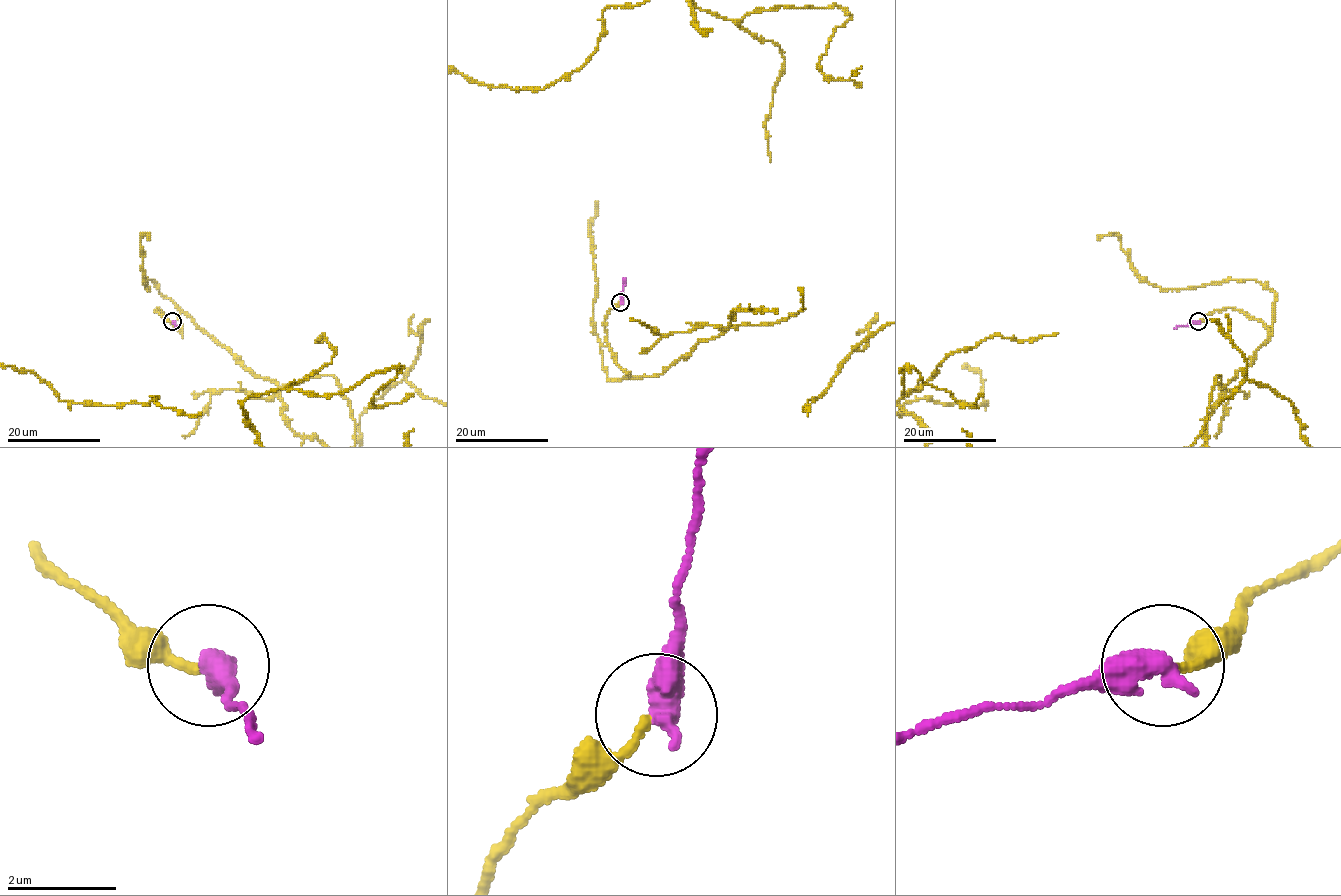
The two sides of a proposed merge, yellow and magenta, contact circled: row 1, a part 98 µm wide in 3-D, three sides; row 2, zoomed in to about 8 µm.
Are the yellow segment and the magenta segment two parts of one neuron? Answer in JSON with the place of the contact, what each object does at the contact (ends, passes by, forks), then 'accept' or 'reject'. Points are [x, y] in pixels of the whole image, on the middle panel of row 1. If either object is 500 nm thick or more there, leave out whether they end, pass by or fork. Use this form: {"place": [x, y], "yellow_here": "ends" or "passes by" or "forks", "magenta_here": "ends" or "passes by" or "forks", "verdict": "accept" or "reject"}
{"place": [620, 302], "verdict": "accept"}

